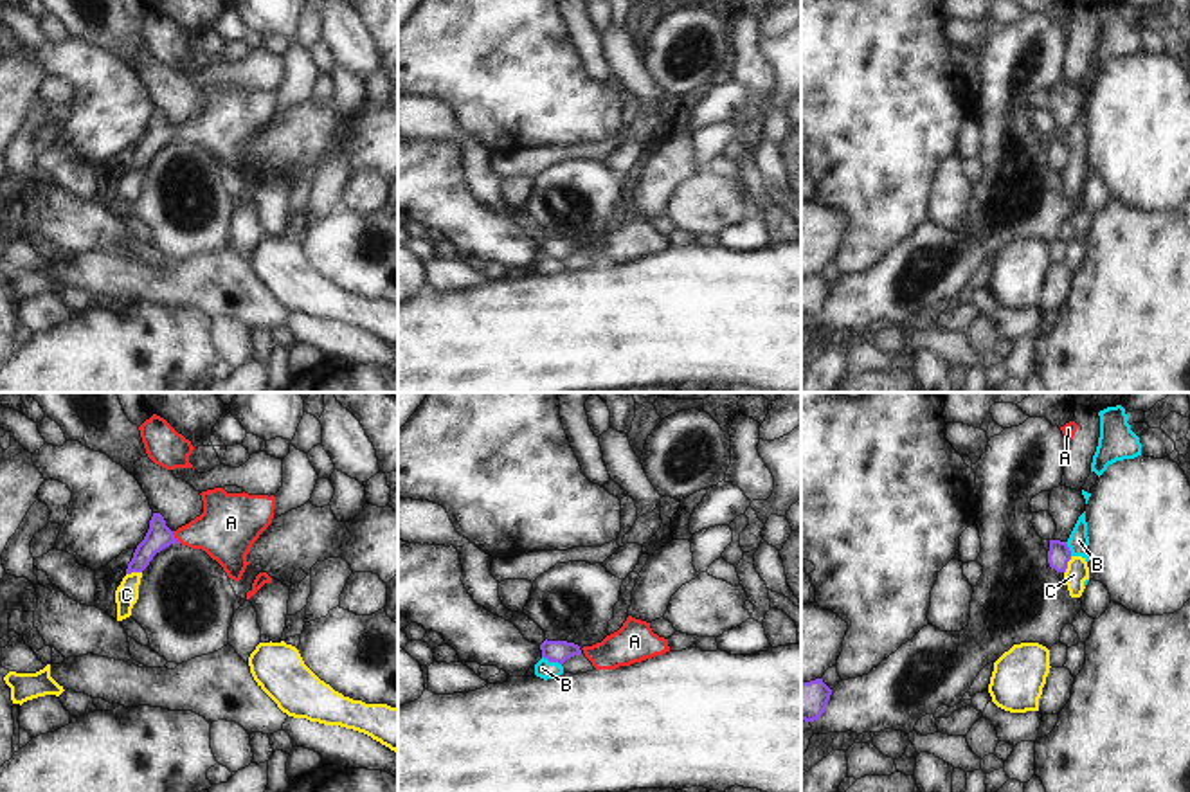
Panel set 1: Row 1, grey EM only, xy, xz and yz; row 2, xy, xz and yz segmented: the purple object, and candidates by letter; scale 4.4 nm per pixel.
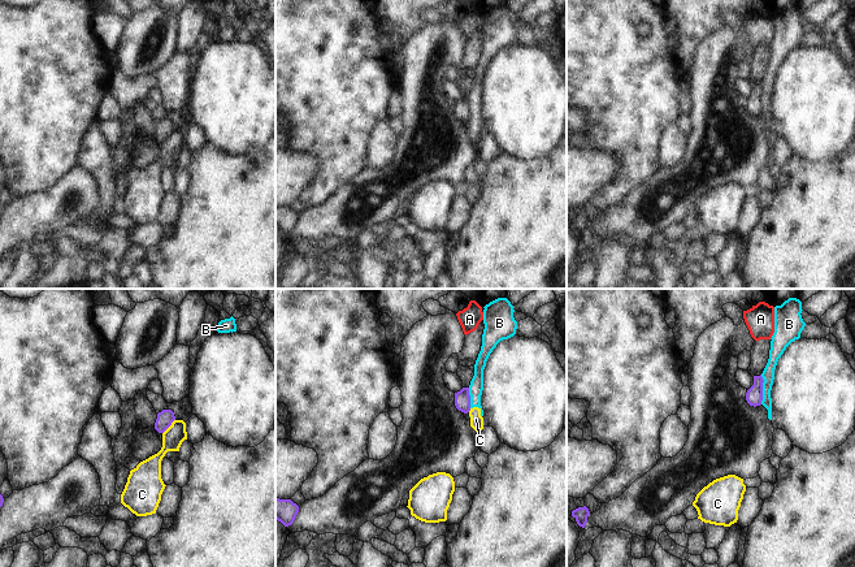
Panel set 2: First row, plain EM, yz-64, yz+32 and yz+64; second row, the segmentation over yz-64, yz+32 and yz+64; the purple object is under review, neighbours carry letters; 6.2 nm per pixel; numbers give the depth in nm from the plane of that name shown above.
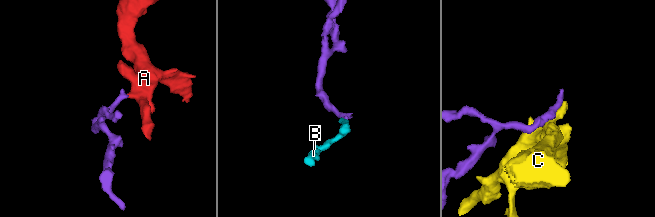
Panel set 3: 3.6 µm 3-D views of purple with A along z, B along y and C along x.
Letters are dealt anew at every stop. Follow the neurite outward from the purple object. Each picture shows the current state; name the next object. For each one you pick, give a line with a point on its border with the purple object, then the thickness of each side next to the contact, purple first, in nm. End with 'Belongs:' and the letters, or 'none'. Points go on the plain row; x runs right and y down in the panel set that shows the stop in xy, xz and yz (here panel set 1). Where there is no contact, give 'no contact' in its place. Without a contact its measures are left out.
A: contact xy (173, 134); calibres 120 and 260 nm
Belongs: A

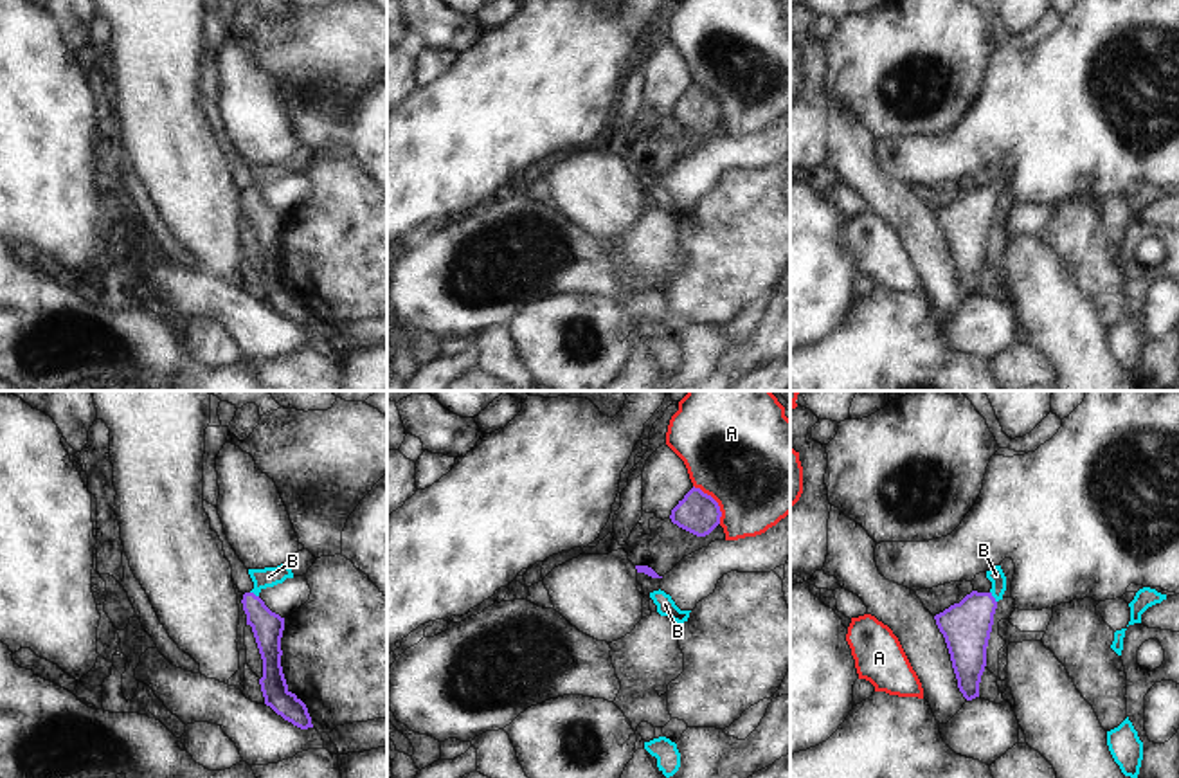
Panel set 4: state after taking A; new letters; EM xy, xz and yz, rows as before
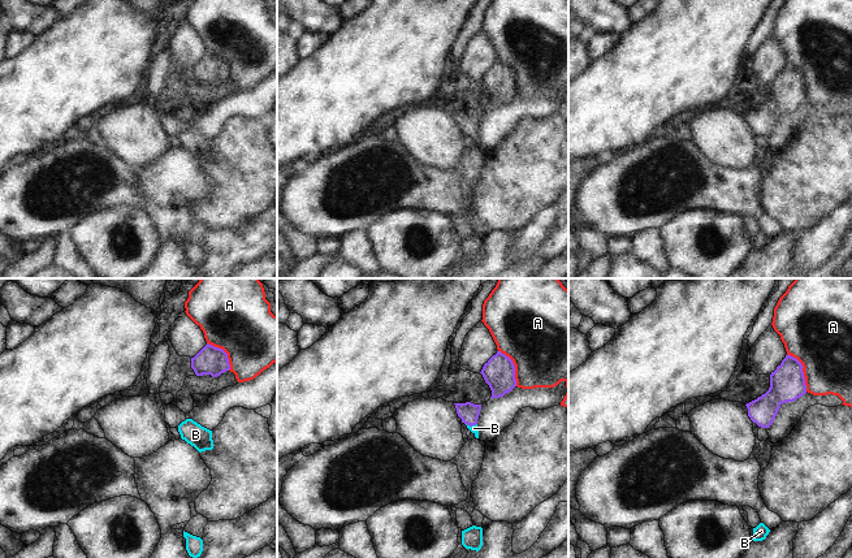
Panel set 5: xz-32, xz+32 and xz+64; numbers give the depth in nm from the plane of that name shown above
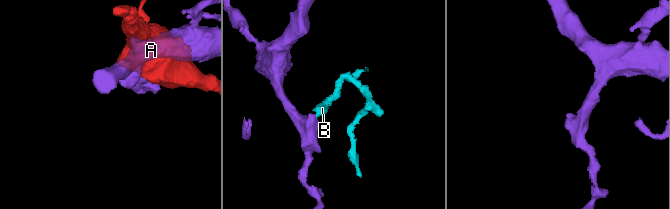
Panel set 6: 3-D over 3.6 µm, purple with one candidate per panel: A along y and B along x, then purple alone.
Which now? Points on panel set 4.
B: contact yz (992, 193); calibres 220 and 70 nm
Belongs: B

